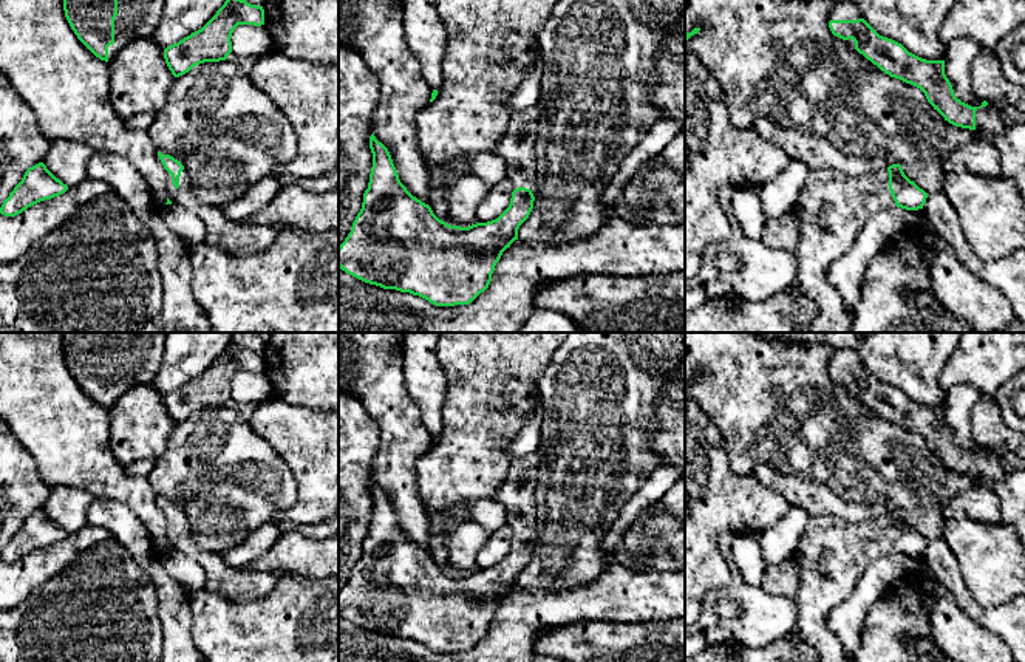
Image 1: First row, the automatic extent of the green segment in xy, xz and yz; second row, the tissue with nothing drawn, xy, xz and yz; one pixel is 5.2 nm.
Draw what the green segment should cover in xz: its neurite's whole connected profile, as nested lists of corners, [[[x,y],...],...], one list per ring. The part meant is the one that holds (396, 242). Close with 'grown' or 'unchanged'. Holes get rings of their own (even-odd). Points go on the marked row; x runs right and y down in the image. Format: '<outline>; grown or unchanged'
[[[540,105],[512,113],[502,138],[493,148],[493,153],[506,162],[506,176],[513,184],[510,204],[496,220],[468,227],[447,224],[433,213],[428,204],[413,196],[400,183],[388,148],[373,133],[368,189],[351,232],[339,246],[339,268],[365,283],[410,292],[436,306],[472,303],[489,288],[496,263],[518,240],[518,229],[533,209],[536,193],[533,148],[538,122]]]; grown

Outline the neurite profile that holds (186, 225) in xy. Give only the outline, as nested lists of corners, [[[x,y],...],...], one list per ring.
[[[164,204],[162,220],[189,247],[204,241],[206,226],[193,212],[176,204]]]

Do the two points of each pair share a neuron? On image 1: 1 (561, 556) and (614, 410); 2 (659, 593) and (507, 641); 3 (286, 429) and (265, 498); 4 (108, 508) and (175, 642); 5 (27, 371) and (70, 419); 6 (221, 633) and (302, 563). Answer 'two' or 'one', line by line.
1: one
2: one
3: two
4: one
5: one
6: two

